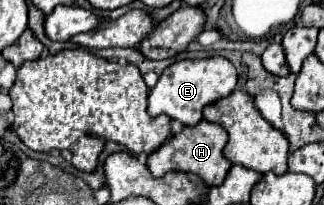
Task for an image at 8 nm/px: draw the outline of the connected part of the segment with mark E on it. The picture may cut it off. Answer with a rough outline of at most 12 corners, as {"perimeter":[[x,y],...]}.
{"perimeter":[[223,56],[179,60],[149,90],[149,116],[193,126],[229,96],[235,66]]}

